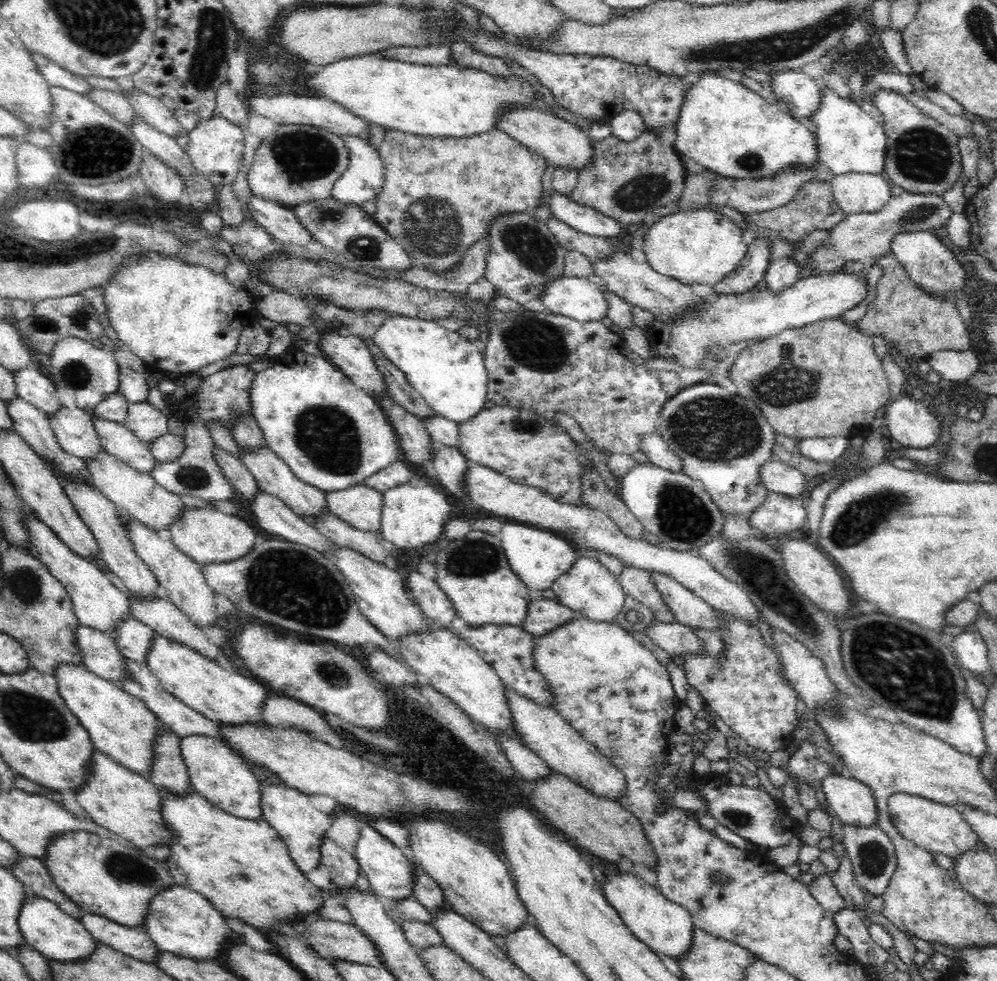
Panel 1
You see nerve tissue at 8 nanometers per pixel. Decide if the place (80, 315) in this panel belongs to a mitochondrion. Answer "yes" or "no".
yes

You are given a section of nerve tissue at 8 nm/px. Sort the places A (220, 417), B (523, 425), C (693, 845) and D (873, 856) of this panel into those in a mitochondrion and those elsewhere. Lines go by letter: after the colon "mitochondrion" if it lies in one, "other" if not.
A: other
B: mitochondrion
C: other
D: mitochondrion

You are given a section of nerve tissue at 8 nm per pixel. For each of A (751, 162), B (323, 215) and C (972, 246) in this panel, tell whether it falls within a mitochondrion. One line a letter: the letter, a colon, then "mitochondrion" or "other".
A: mitochondrion
B: mitochondrion
C: other

